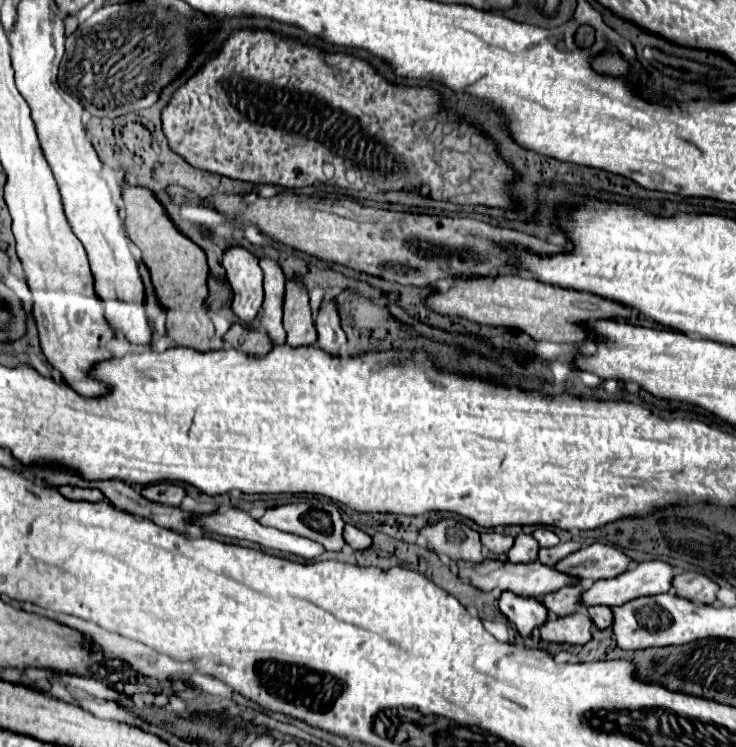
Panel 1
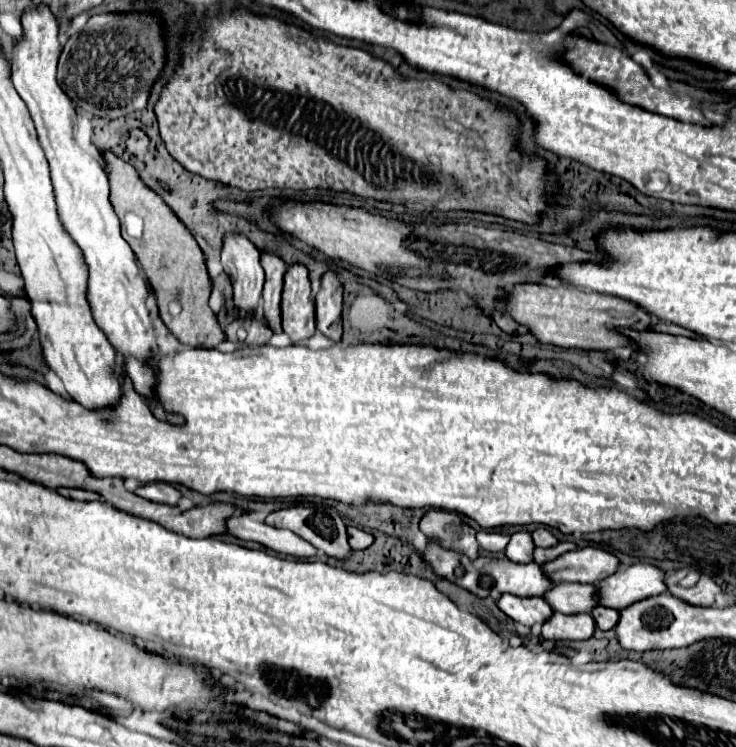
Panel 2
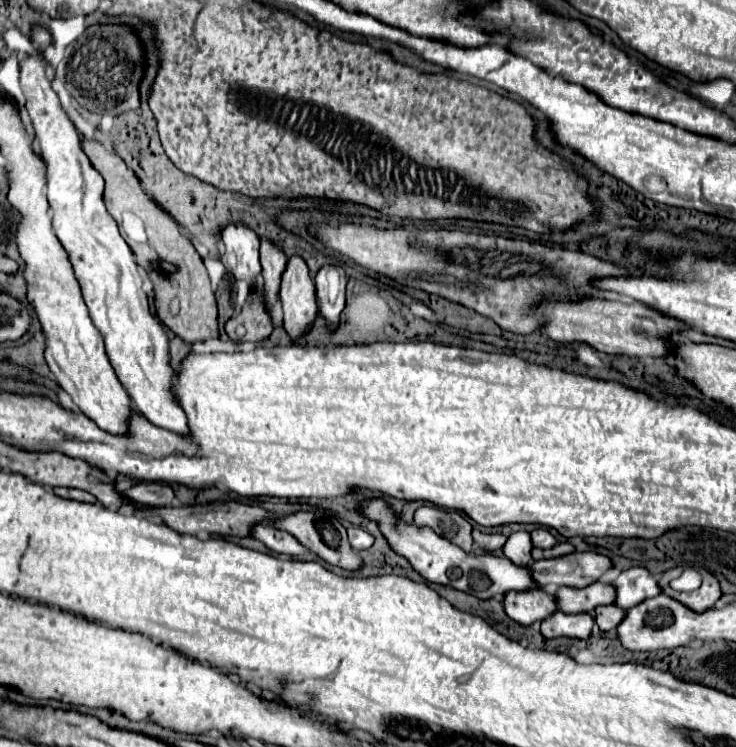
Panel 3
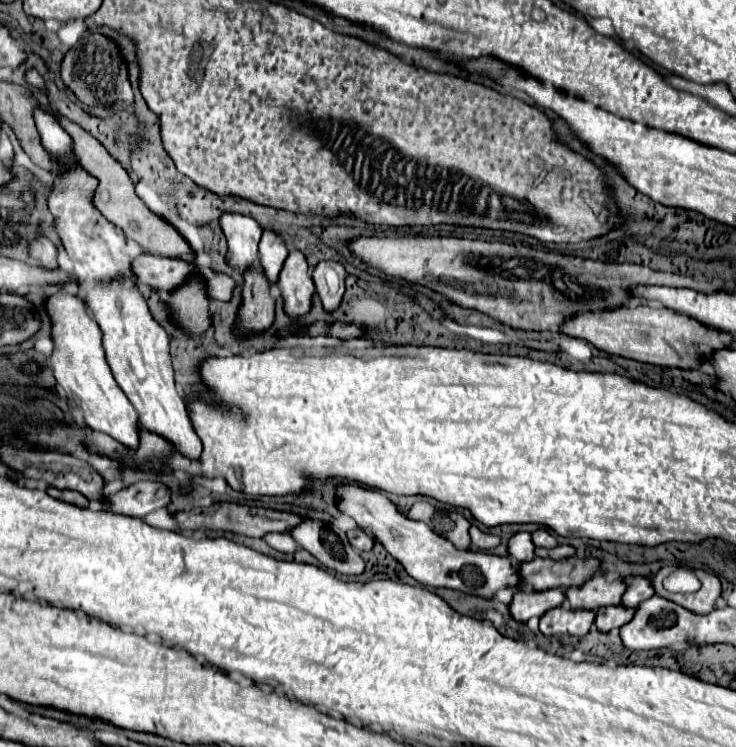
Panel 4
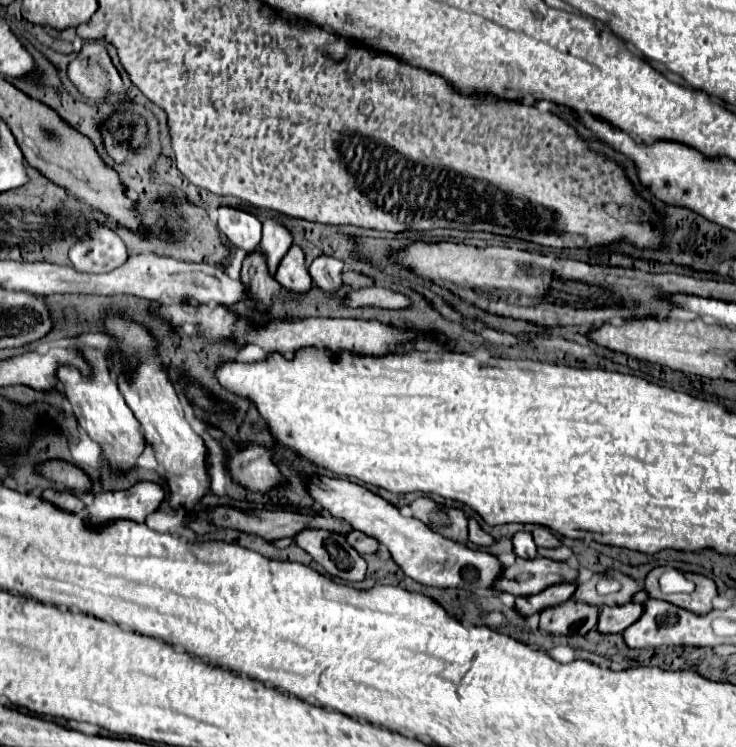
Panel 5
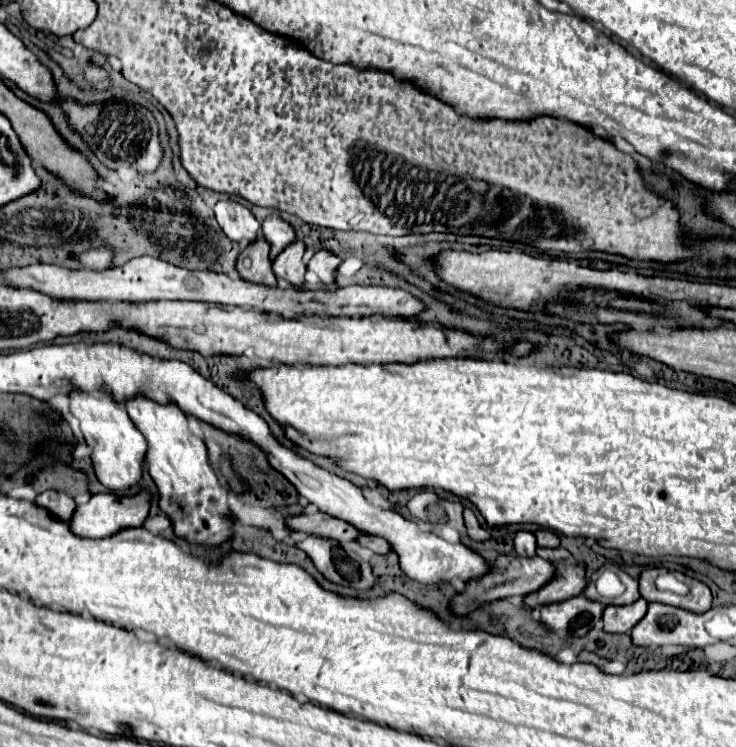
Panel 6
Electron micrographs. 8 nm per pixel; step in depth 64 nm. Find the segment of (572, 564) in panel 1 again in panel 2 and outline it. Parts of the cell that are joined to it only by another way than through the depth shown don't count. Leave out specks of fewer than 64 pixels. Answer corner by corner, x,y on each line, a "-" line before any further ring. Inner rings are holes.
578,548
562,554
554,562
542,566
548,578
554,584
560,582
580,582
580,584
596,584
608,576
612,576
620,568
620,560
604,550
604,548

